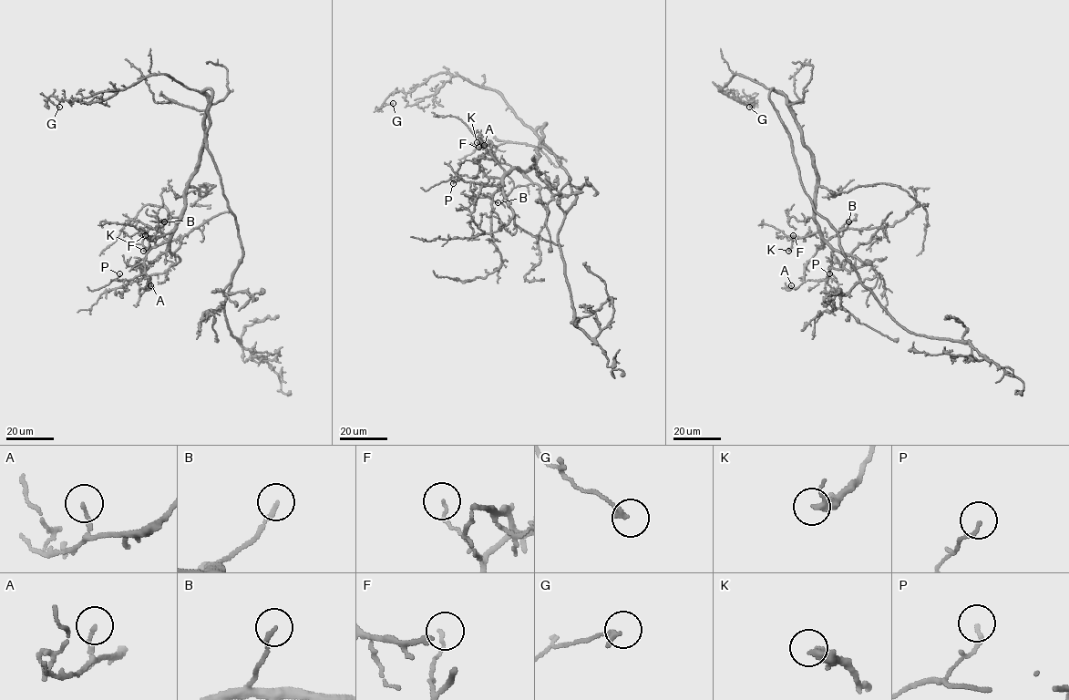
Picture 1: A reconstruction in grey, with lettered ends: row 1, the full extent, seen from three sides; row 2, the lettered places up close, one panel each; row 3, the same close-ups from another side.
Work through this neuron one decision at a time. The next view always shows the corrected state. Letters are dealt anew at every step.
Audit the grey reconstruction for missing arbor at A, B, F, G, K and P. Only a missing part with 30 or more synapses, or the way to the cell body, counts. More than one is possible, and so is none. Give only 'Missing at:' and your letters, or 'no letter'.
Missing at: no letter

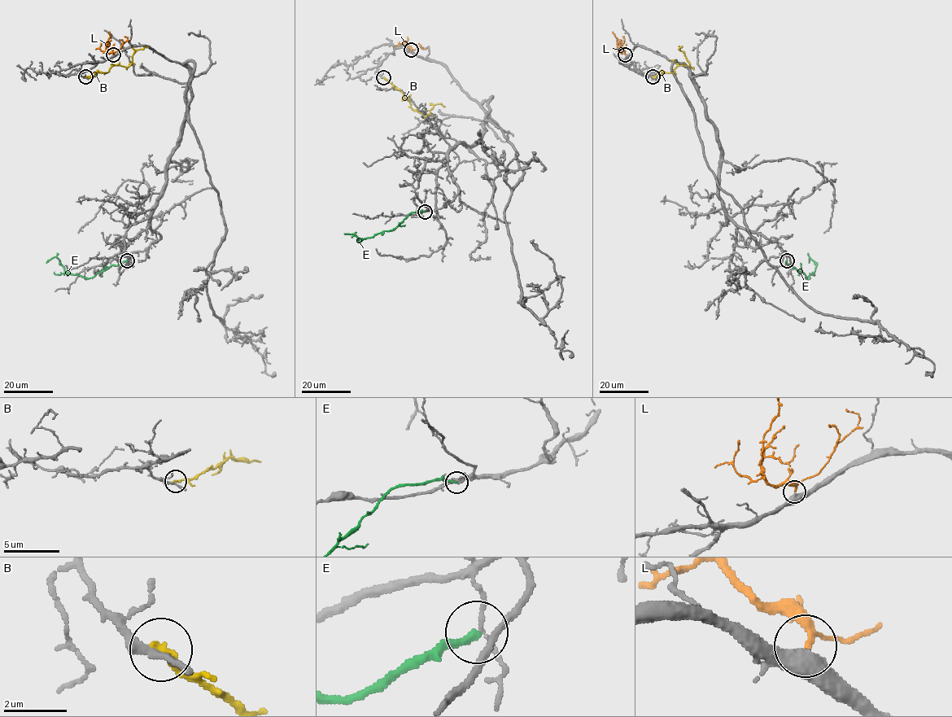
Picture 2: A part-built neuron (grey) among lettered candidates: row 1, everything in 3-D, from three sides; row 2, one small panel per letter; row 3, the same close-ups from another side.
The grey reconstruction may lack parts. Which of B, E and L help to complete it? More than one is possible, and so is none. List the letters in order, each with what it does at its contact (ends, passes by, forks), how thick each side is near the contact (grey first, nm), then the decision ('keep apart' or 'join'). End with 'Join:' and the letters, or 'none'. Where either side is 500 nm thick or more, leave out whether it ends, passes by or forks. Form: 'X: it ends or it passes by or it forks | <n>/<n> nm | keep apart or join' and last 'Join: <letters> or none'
B: it ends | 200/220 nm | keep apart
E: it ends | 100/220 nm | keep apart
L: it passes by | 420/140 nm | join
Join: L

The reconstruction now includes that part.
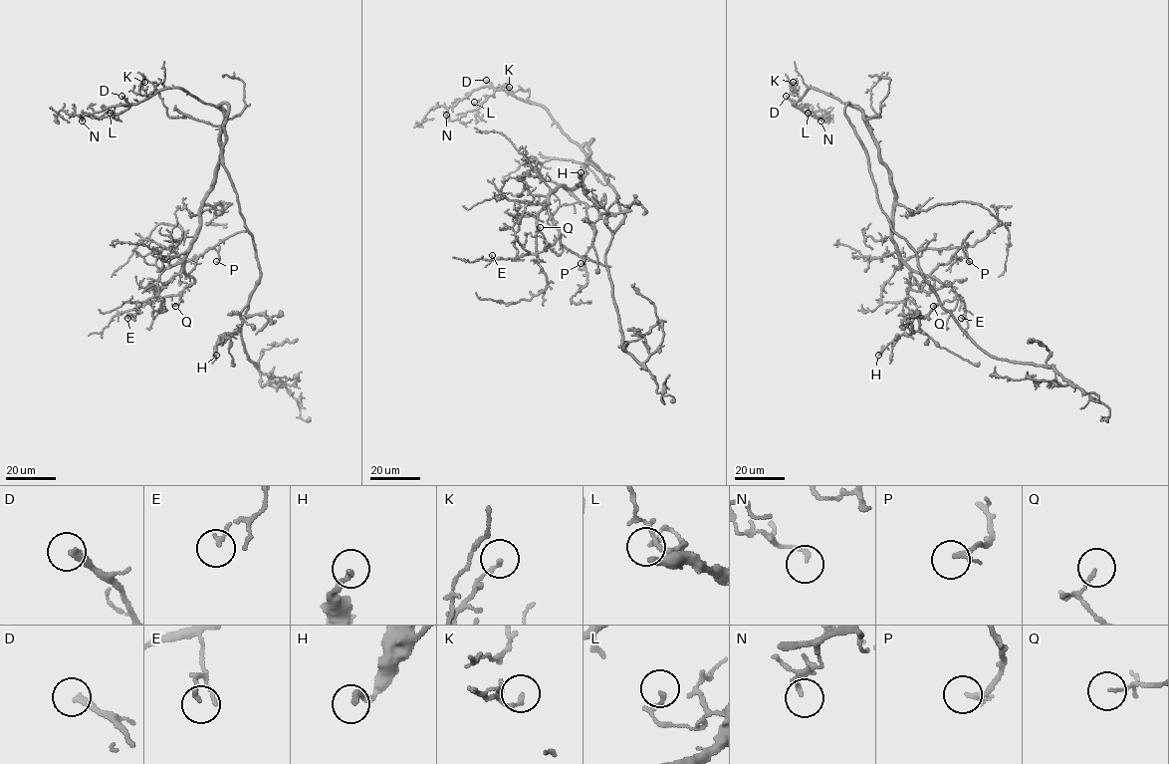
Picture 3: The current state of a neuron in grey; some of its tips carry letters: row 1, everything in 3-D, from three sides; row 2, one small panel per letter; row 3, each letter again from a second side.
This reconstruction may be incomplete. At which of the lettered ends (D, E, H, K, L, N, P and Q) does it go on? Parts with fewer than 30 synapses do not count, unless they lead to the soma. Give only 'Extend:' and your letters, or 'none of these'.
Extend: D

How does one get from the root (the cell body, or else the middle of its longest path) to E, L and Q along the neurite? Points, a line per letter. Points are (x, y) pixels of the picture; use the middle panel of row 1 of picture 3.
E: (586, 161), (592, 139), (584, 146), (584, 176), (549, 197), (559, 232), (552, 244), (514, 258), (492, 255)
L: (586, 161), (592, 139), (581, 145), (574, 142), (541, 106), (503, 90), (496, 90), (477, 106), (474, 102)
Q: (586, 161), (592, 139), (584, 146), (584, 176), (549, 197), (559, 237), (546, 250), (540, 227)

